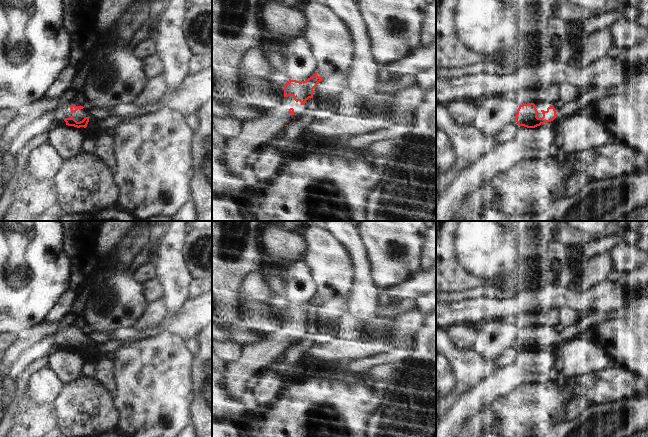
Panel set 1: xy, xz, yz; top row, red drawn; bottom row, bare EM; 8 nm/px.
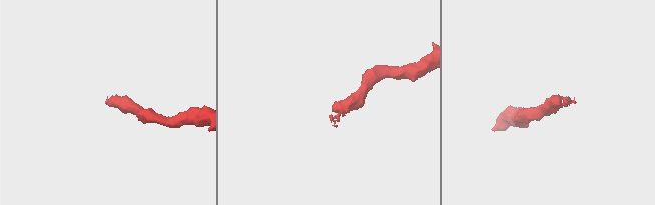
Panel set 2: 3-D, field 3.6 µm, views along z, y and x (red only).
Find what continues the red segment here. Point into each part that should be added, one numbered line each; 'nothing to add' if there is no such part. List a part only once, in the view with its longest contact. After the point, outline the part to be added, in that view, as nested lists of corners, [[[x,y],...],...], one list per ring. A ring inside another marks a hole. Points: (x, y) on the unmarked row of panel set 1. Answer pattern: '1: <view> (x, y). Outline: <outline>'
1: yz (540, 330). Outline: [[[540,326],[540,327],[535,327],[535,330],[536,330],[536,333],[538,335],[538,337],[537,337],[538,342],[543,341],[543,338],[542,338],[541,335],[542,334],[547,335],[548,331],[553,330],[555,332],[555,334],[556,334],[556,338],[557,338],[556,342],[551,346],[546,346],[544,348],[541,348],[541,350],[556,350],[556,349],[560,349],[561,346],[564,344],[563,341],[562,341],[562,338],[561,338],[561,334],[560,334],[561,329],[559,327],[558,328],[557,327],[556,328],[550,328],[548,326]]]

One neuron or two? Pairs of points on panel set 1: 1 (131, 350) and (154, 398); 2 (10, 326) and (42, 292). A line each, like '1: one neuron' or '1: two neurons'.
1: one neuron
2: two neurons

